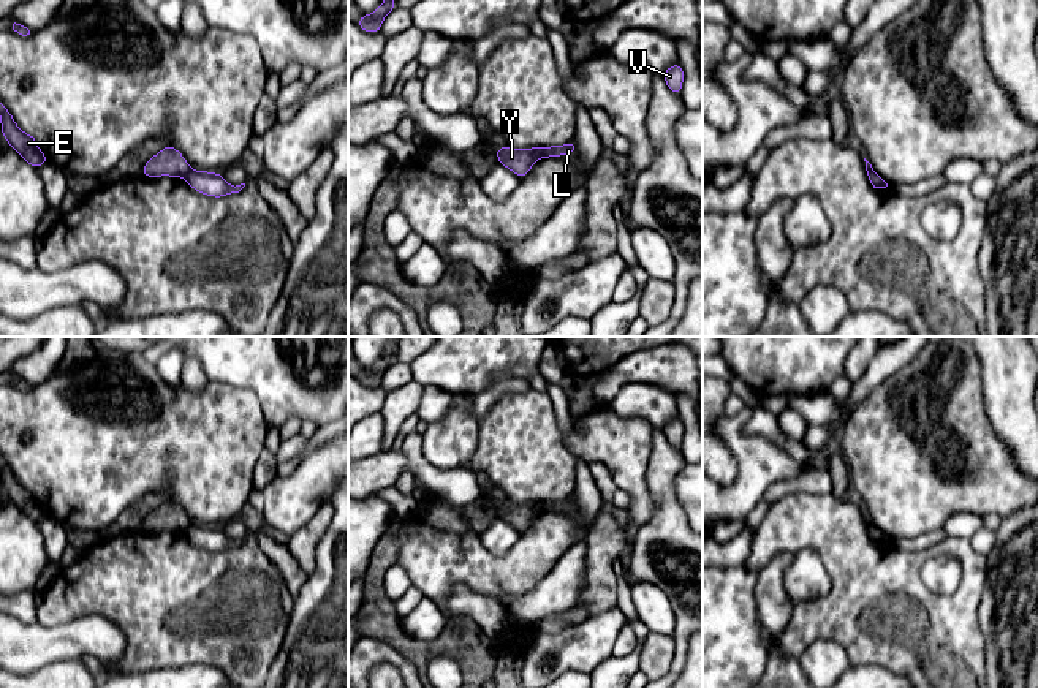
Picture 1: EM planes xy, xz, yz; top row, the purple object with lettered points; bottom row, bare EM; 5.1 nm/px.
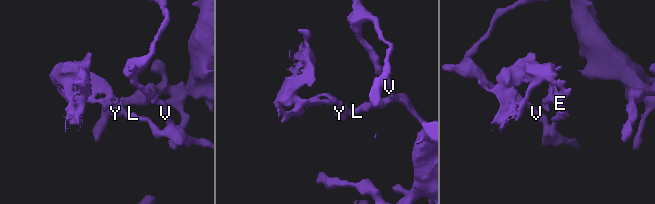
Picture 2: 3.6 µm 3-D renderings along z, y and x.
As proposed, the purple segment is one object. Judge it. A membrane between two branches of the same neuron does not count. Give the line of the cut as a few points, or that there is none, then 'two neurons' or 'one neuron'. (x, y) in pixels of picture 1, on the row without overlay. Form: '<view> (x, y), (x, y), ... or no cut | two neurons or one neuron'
xy (192, 524), (184, 532) | two neurons

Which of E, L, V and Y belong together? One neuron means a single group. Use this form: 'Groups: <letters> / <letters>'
Groups: E Y / L V

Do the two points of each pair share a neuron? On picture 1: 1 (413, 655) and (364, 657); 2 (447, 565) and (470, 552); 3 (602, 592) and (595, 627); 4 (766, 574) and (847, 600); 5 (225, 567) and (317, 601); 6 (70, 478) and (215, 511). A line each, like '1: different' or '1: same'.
1: different
2: same
3: different
4: different
5: different
6: same

